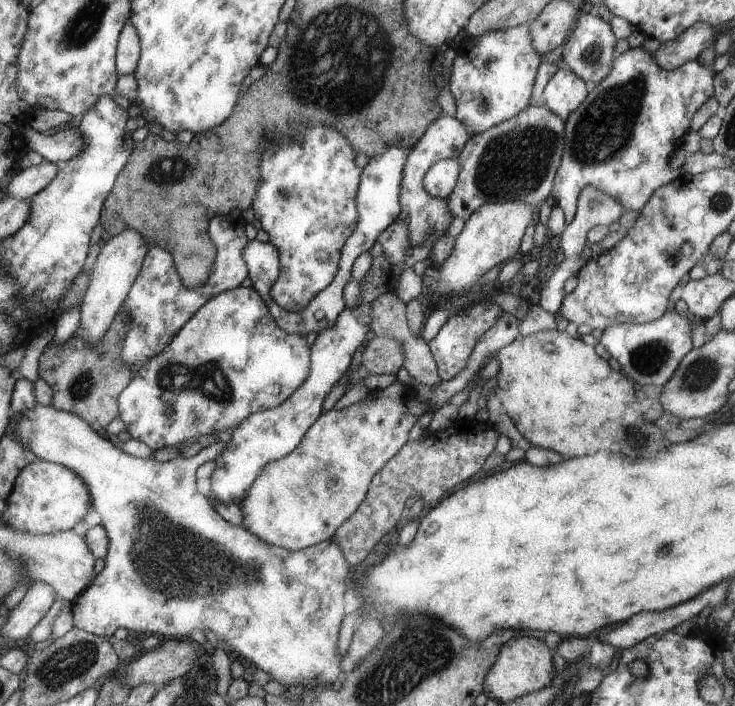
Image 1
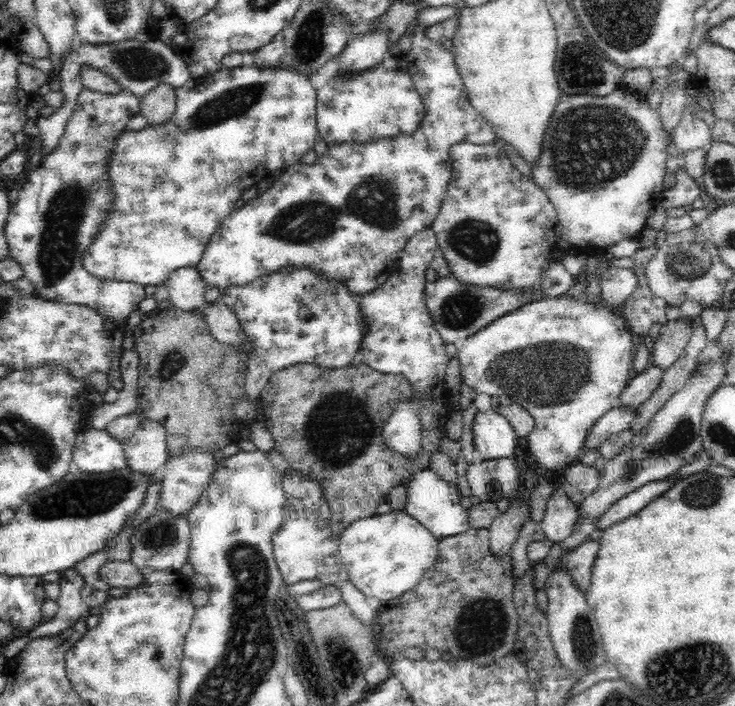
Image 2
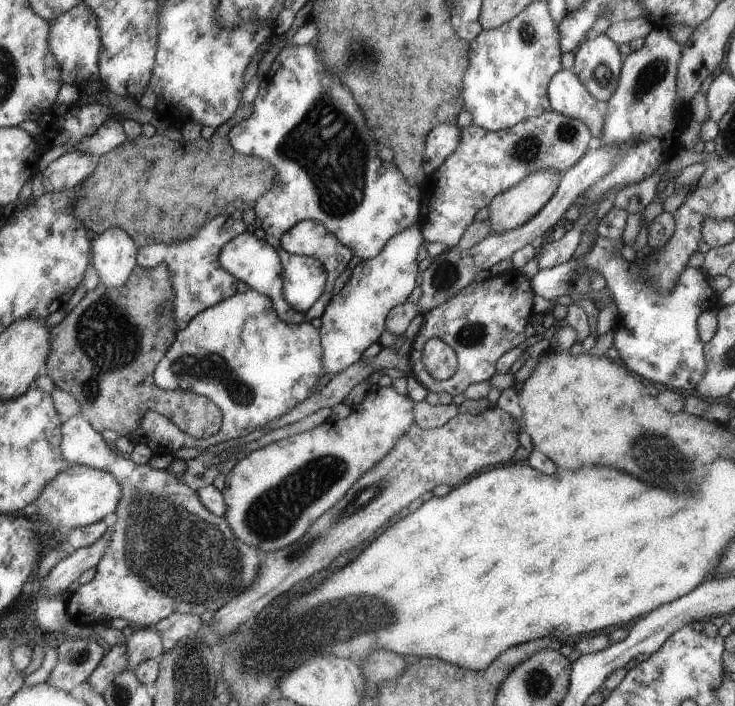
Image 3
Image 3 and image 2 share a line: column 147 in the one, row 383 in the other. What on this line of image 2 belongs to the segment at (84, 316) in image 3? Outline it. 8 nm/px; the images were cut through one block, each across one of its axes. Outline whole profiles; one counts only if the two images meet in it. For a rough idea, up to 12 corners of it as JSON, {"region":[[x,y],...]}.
{"region":[[359,361],[273,372],[259,421],[320,484],[341,535],[428,469],[450,409],[420,396],[419,453],[382,428],[414,386]]}

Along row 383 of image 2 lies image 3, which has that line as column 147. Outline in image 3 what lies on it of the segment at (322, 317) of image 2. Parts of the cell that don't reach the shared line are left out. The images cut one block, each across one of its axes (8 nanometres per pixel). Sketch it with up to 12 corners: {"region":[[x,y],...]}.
{"region":[[215,216],[192,238],[137,247],[164,264],[178,327],[238,293],[219,260],[244,221]]}

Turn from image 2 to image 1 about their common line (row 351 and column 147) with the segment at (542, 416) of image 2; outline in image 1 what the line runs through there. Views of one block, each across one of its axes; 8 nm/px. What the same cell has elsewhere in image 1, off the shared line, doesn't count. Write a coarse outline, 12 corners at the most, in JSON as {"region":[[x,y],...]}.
{"region":[[76,413],[12,427],[108,535],[73,626],[225,648],[286,688],[343,671],[348,561],[224,520],[191,458]]}

